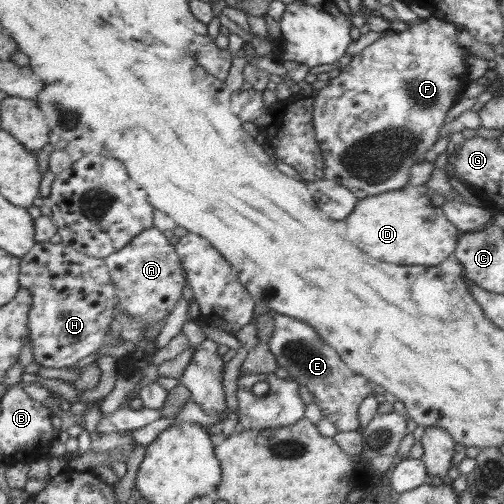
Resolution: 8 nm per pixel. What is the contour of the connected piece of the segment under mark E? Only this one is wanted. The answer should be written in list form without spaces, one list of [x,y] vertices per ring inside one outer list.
[[[276,314],[273,334],[267,345],[278,366],[288,372],[289,379],[308,388],[315,403],[322,409],[324,418],[332,422],[339,432],[359,427],[358,407],[364,398],[372,394],[374,385],[366,377],[350,370],[338,353],[312,327],[290,316]]]

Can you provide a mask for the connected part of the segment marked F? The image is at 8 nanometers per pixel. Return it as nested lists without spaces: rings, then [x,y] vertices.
[[[432,16],[423,20],[422,23],[396,26],[389,35],[381,37],[366,48],[363,48],[361,53],[354,55],[351,62],[341,69],[339,76],[330,78],[330,85],[321,88],[317,96],[313,98],[312,109],[314,136],[318,141],[325,162],[324,180],[330,180],[346,187],[347,190],[350,190],[356,196],[357,200],[408,186],[408,181],[411,179],[409,175],[410,167],[414,166],[417,160],[425,158],[426,152],[437,142],[438,131],[445,123],[446,113],[455,102],[458,102],[464,87],[472,81],[468,76],[466,66],[466,59],[470,56],[469,49],[459,45],[456,40],[456,26],[444,19]]]

